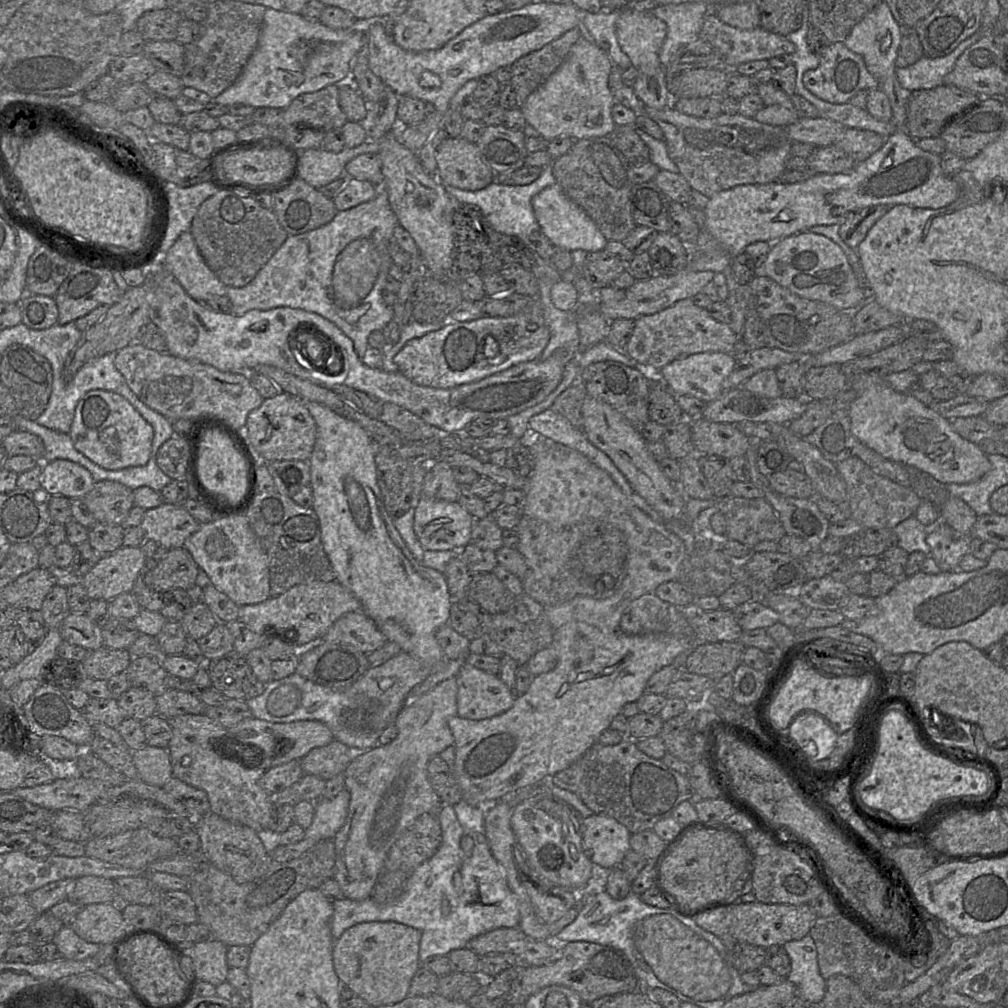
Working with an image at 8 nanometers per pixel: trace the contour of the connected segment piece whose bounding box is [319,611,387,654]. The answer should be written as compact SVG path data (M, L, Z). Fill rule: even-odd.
M363 611L342 615L319 640L350 646L365 654L382 647L387 639L376 623Z

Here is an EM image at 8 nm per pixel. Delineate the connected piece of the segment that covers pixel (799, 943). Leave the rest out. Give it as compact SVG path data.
M807 934L800 940L786 942L783 948L791 963L786 979L797 987L798 997L803 1001L820 1003L825 995L826 980L819 972L813 938Z

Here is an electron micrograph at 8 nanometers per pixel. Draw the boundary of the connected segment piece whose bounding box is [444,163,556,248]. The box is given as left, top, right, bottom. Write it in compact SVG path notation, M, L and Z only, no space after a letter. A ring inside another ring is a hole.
M552 163L543 167L540 176L527 185L506 185L493 181L480 190L464 190L450 185L444 185L446 191L458 203L478 206L492 227L501 233L516 236L530 248L530 238L540 231L540 225L533 210L533 198L543 189L556 183Z

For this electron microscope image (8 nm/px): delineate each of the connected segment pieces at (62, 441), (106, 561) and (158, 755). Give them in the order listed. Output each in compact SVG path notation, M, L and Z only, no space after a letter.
M23 416L13 417L16 430L24 430L38 436L44 444L42 462L65 459L75 462L89 470L96 481L106 480L109 472L95 464L81 452L75 449L68 433L58 432L39 425L36 421Z
M123 545L112 553L100 556L94 567L82 576L82 584L91 599L111 601L122 593L132 592L146 562L147 557L141 547Z
M145 745L132 752L138 778L147 784L163 787L172 777L172 765L167 748Z

